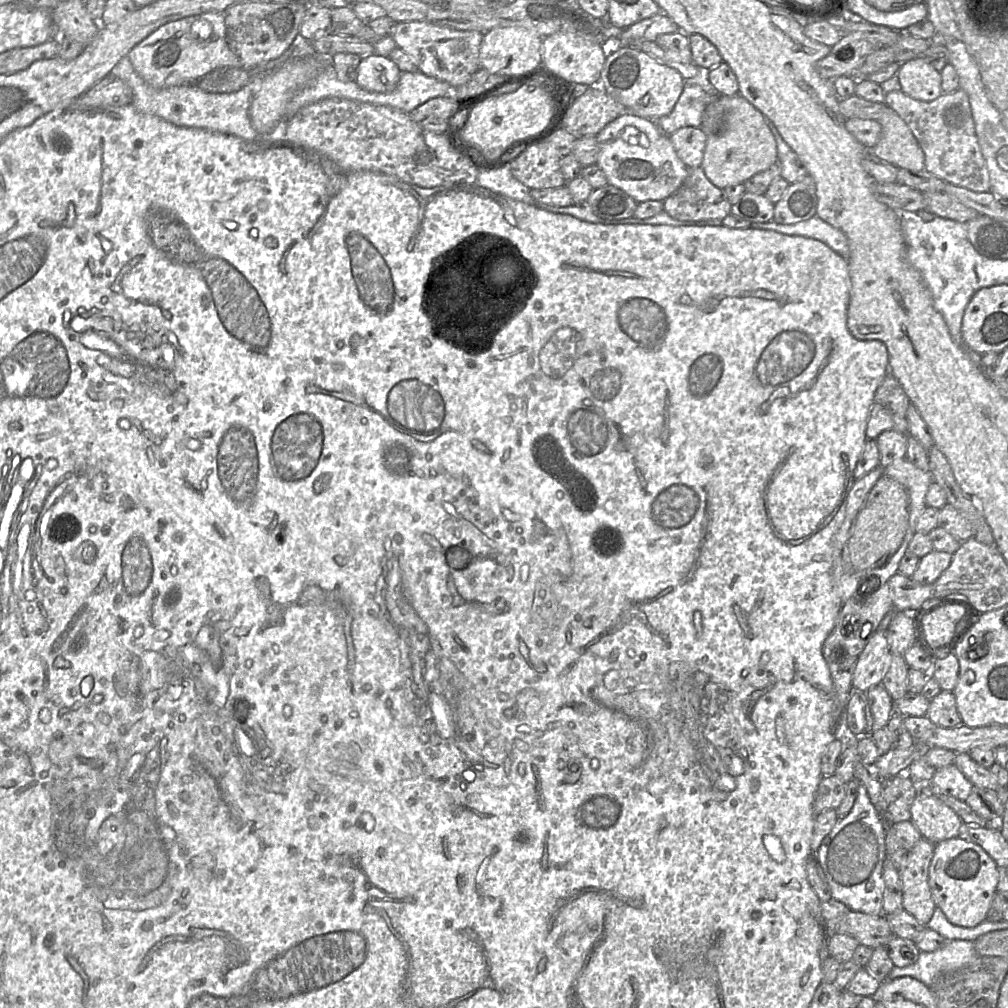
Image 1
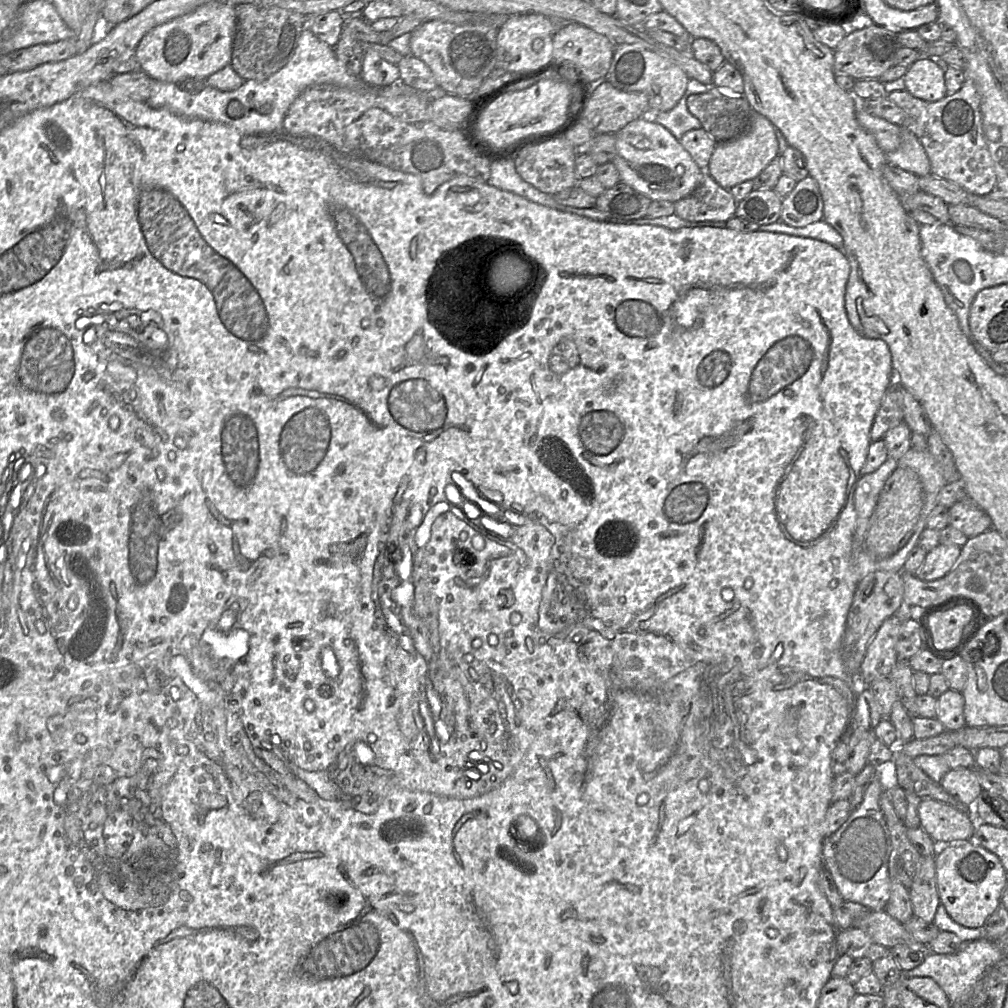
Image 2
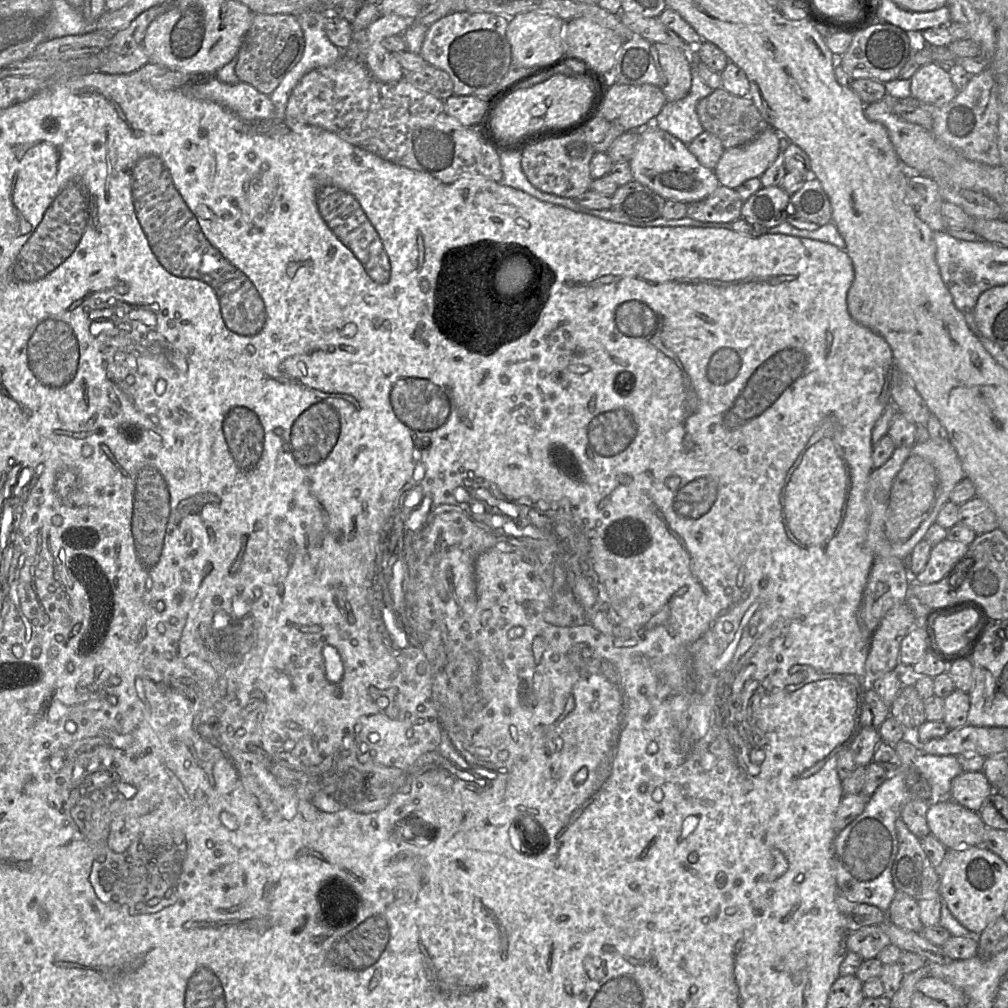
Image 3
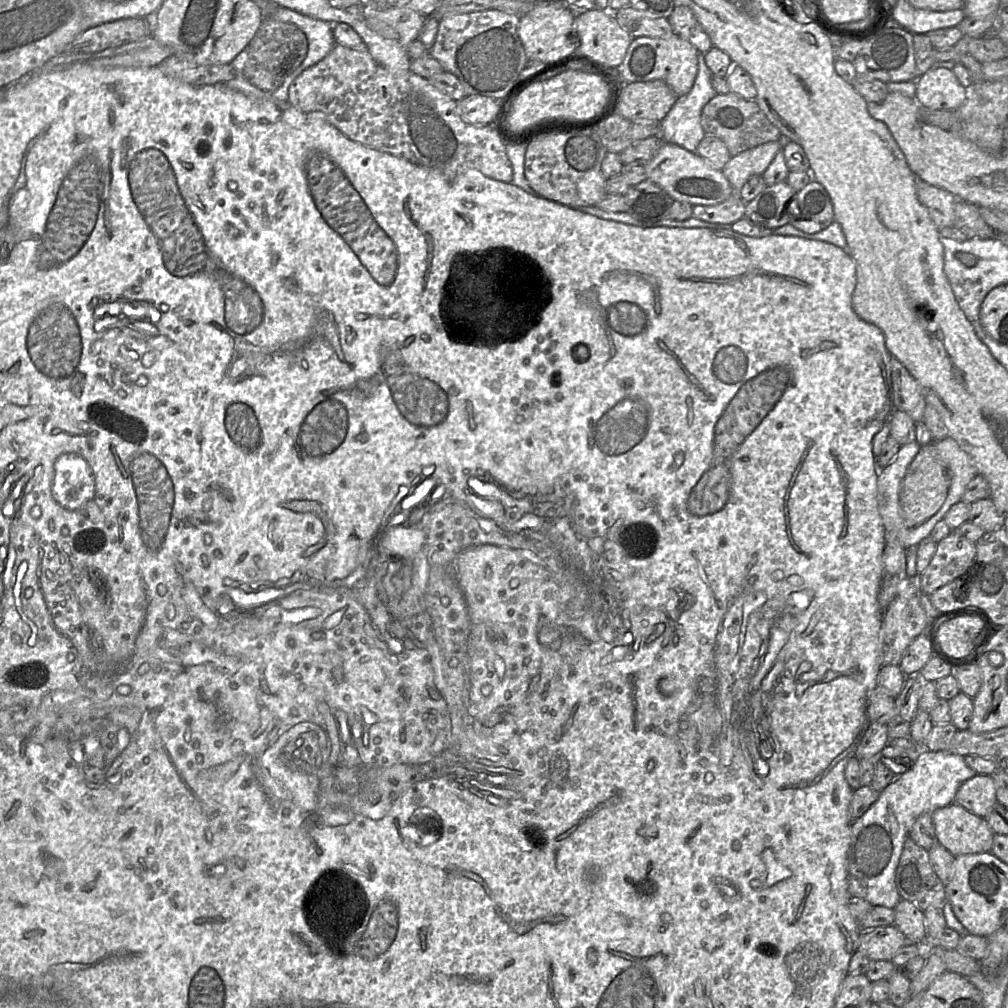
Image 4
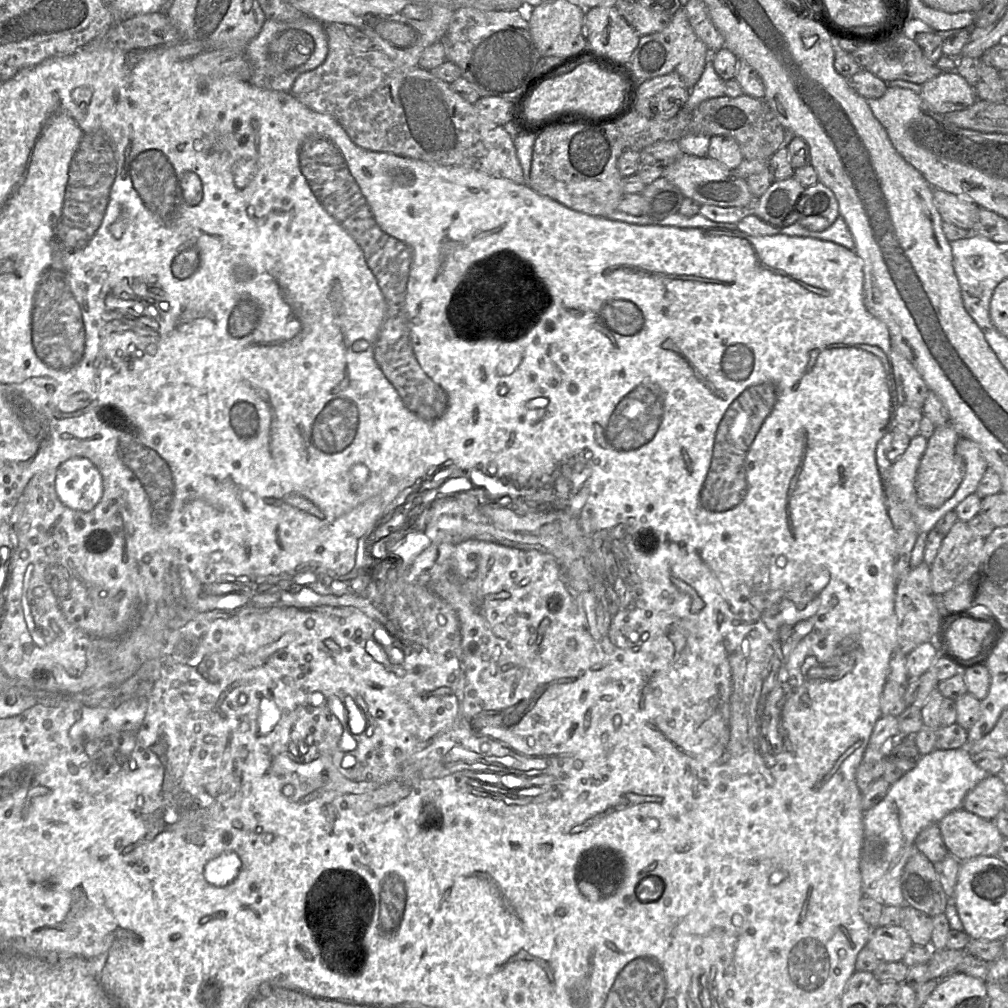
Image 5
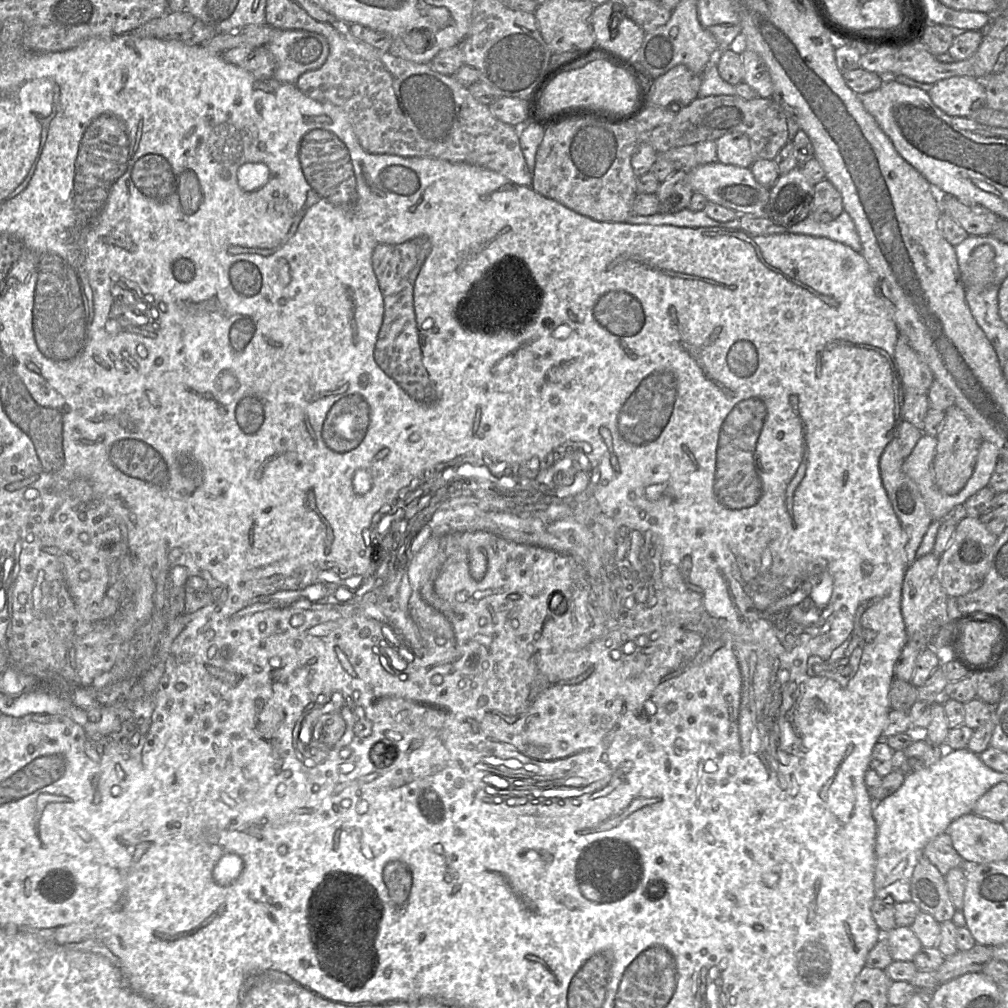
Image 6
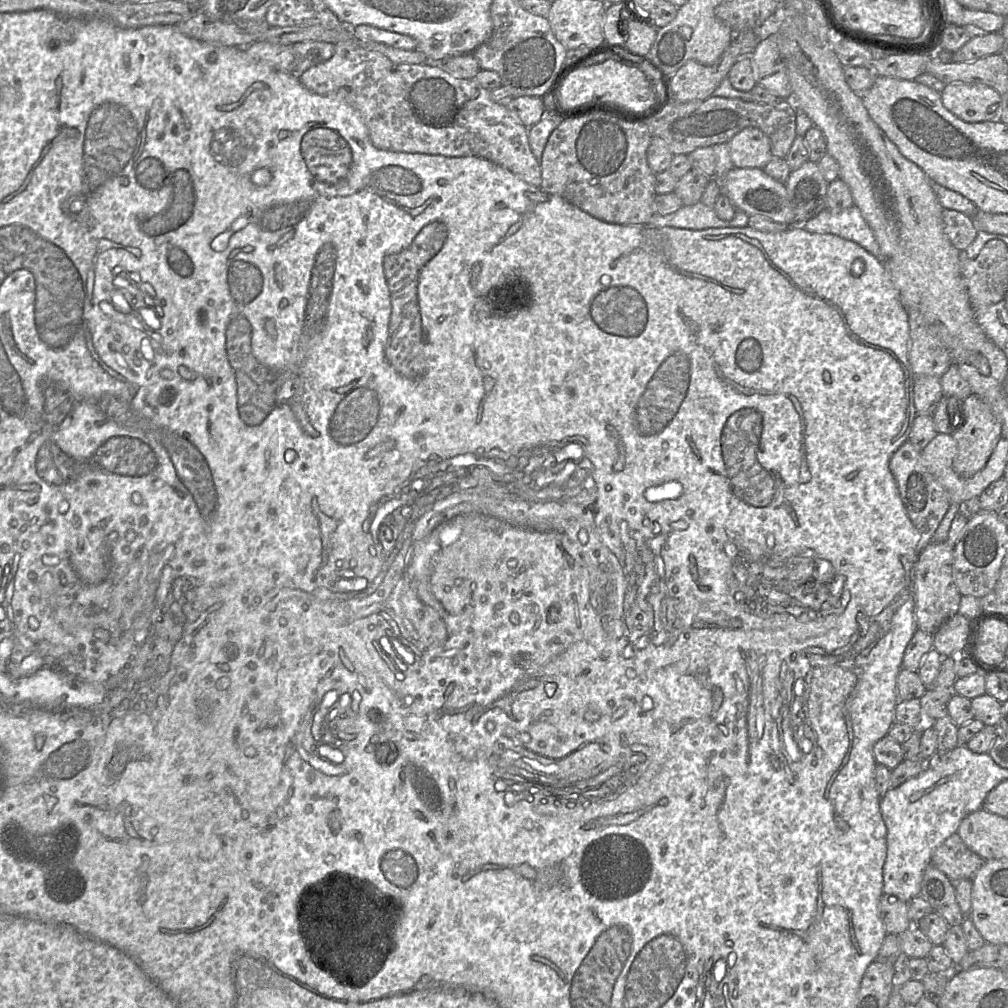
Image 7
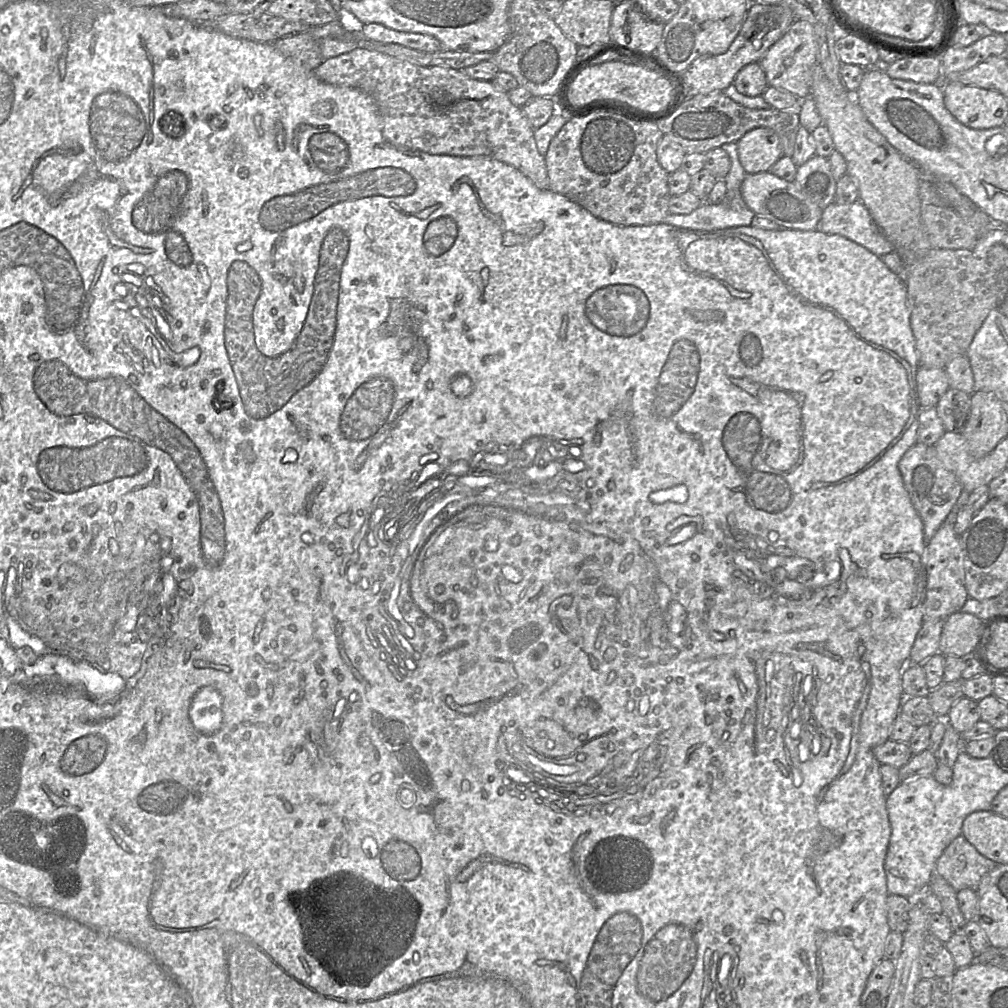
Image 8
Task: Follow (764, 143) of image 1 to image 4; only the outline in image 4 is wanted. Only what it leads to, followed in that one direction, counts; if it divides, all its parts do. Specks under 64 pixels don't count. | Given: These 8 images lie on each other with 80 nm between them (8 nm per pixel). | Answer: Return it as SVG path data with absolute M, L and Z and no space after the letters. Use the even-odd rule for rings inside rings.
M774 141L748 149L732 156L721 171L734 191L739 192L751 177L762 175L767 170L782 147L782 141Z

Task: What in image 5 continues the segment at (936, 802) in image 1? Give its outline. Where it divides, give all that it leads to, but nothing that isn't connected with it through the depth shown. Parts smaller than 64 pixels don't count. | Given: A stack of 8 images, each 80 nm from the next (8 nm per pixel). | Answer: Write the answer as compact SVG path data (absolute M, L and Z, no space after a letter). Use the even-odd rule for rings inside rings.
M963 808L948 813L938 827L949 854L959 861L997 856L1004 839L992 821Z

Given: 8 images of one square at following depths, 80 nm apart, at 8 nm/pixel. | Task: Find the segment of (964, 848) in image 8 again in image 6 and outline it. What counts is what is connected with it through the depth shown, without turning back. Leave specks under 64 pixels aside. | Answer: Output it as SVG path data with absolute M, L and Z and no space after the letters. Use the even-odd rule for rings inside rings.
M946 832L941 833L939 835L937 835L936 837L934 837L933 839L931 839L926 846L923 849L923 855L940 871L940 873L942 873L943 875L945 875L949 870L951 870L952 868L957 868L957 867L963 867L965 865L965 863L971 863L971 862L967 862L965 861L959 854L958 852L955 850L955 848L953 847L953 843L952 843L952 839L949 836L949 834L947 834Z

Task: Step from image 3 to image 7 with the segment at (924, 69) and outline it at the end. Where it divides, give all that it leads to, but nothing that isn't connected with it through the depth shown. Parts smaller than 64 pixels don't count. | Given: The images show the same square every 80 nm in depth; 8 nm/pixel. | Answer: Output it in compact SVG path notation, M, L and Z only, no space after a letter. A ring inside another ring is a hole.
M955 82L945 85L940 95L943 106L964 122L1000 121L1001 95L987 85Z

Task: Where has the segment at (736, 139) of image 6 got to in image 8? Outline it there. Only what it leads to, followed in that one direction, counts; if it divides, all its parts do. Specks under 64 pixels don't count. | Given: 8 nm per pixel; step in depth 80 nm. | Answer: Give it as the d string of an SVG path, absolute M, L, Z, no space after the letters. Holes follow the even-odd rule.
M754 128L736 143L739 161L747 174L769 171L783 156L780 139L771 128Z

